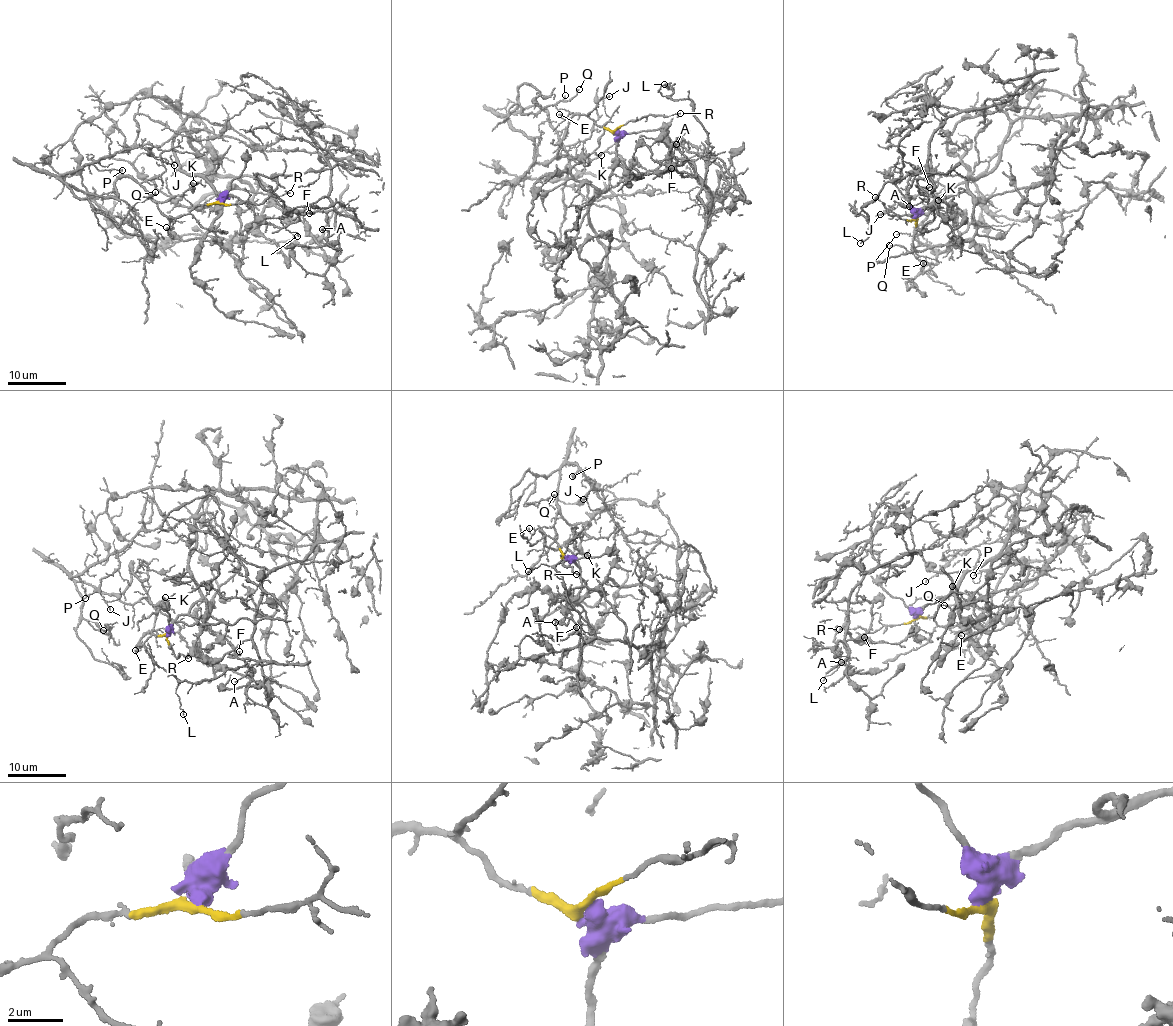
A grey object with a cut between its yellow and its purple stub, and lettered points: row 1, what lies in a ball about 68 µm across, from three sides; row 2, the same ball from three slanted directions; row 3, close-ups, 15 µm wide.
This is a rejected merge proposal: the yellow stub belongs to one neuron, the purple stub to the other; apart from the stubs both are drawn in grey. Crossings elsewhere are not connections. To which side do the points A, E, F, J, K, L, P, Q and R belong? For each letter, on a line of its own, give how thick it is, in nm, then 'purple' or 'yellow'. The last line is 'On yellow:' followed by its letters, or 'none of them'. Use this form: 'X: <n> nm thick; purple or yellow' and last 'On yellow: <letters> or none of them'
A: 110 nm thick; purple
E: 150 nm thick; yellow
F: 110 nm thick; purple
J: 110 nm thick; yellow
K: 120 nm thick; yellow
L: 130 nm thick; purple
P: 100 nm thick; yellow
Q: 150 nm thick; yellow
R: 90 nm thick; yellow
On yellow: E, J, K, P, Q, R

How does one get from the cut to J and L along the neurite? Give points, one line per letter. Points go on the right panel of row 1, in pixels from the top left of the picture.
J: (914, 219), (919, 252), (966, 230), (914, 238), (922, 192), (880, 214)
L: (914, 219), (942, 195), (953, 204), (917, 190), (928, 173), (881, 186), (861, 209), (869, 227), (861, 243)

